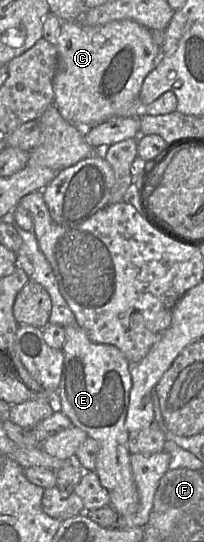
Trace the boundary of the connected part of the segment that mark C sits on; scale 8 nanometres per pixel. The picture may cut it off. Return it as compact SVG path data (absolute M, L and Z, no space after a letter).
M129 19L97 26L61 21L55 47L57 66L52 80L53 104L65 121L84 130L113 117L121 117L121 113L139 97L144 78L160 58L151 30Z

